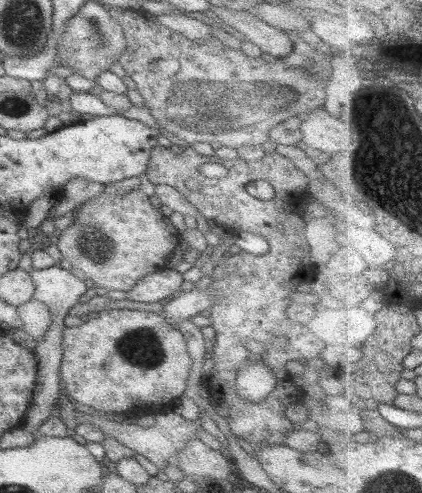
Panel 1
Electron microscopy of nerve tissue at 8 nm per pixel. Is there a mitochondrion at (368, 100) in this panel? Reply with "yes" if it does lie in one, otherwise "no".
no

